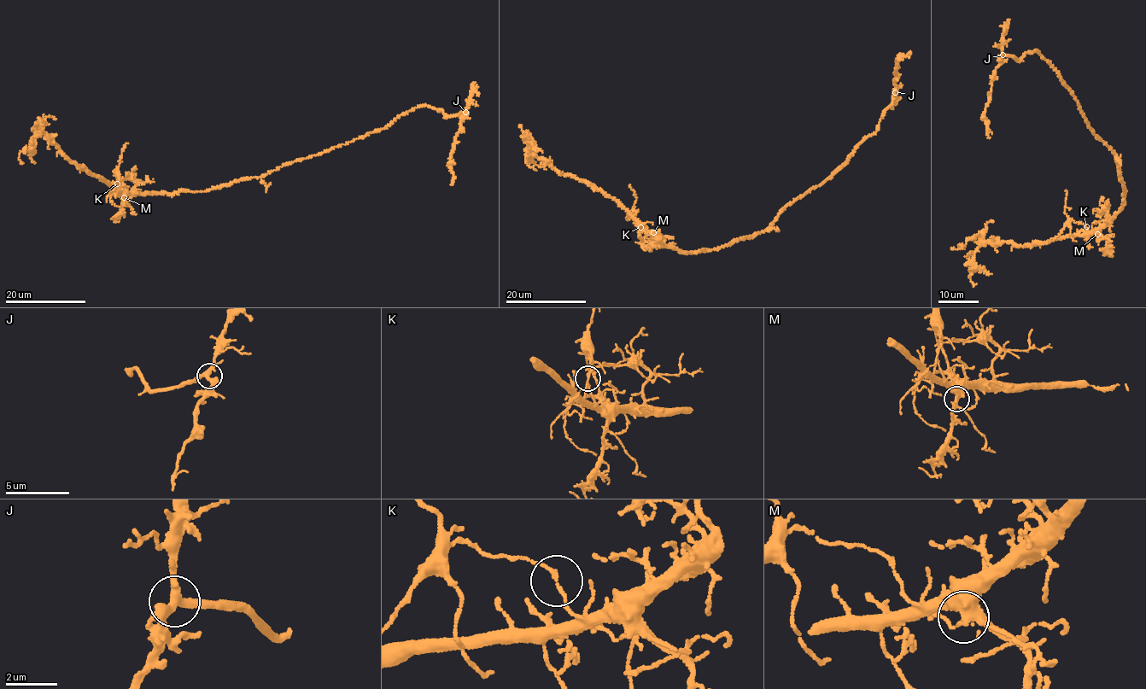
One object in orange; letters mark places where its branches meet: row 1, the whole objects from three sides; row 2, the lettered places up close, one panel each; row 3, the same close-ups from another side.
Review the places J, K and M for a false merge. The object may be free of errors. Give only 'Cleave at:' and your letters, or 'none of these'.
Cleave at: K

